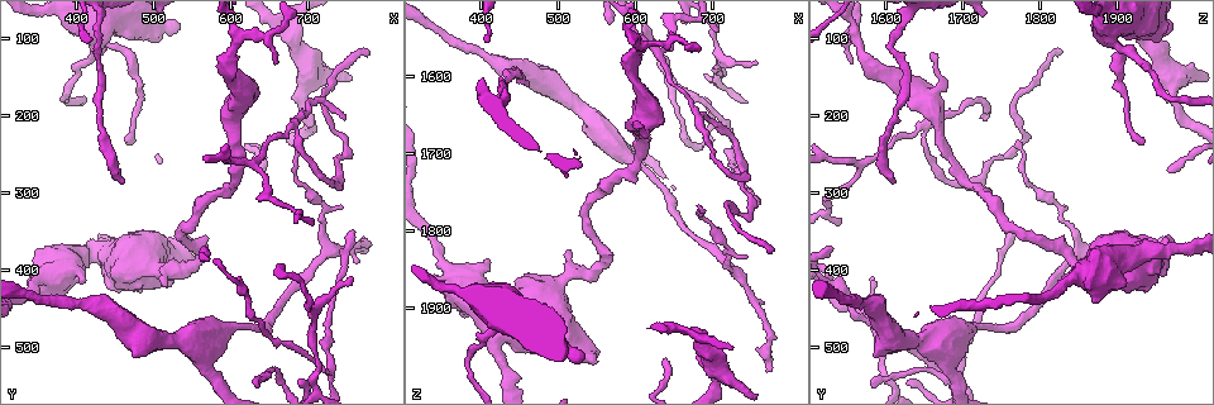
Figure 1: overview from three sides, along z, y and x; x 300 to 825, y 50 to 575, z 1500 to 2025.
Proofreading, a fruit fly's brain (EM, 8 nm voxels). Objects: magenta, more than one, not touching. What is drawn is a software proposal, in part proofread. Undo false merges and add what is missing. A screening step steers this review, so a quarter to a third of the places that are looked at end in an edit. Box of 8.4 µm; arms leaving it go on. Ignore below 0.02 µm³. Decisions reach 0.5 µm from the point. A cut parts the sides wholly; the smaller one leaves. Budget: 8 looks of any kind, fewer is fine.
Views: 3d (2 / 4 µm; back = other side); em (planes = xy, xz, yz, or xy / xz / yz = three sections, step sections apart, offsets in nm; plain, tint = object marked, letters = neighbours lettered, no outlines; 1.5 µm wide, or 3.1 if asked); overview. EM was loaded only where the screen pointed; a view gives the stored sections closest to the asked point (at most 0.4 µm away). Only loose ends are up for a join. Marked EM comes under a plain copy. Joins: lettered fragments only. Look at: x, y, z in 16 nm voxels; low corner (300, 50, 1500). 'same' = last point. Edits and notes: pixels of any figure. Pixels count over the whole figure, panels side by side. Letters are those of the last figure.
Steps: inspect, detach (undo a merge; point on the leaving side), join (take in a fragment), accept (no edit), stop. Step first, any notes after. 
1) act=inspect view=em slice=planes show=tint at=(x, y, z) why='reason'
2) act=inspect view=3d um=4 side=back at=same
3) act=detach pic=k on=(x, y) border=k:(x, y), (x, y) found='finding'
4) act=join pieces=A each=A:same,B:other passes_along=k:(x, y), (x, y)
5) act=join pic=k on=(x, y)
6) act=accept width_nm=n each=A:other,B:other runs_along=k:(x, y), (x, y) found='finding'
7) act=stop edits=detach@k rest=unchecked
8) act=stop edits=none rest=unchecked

act=inspect view=3d um=4 side=back at=(465, 235, 1935) why='an open end'

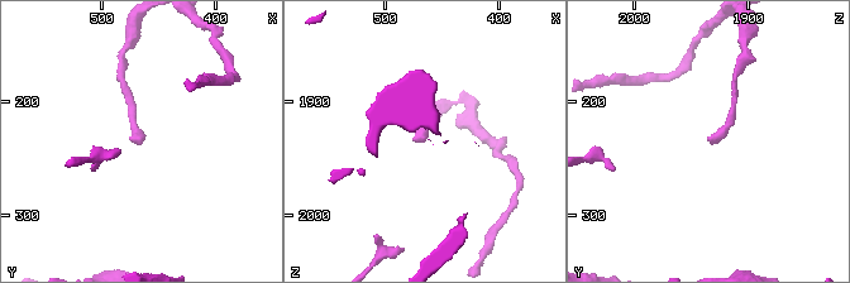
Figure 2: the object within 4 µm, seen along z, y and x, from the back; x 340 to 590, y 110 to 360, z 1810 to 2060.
act=inspect view=em slice=planes show=tint at=(466, 236, 1934) why='shape alone is not enough'

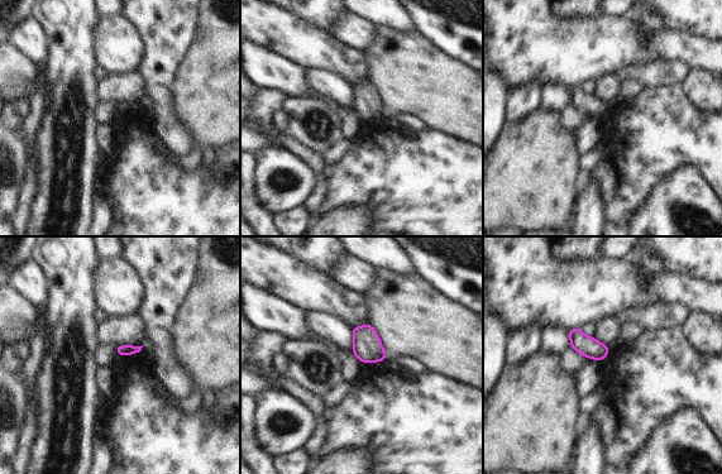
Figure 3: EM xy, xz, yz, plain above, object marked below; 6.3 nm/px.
act=inspect view=em slice=planes show=letters at=same

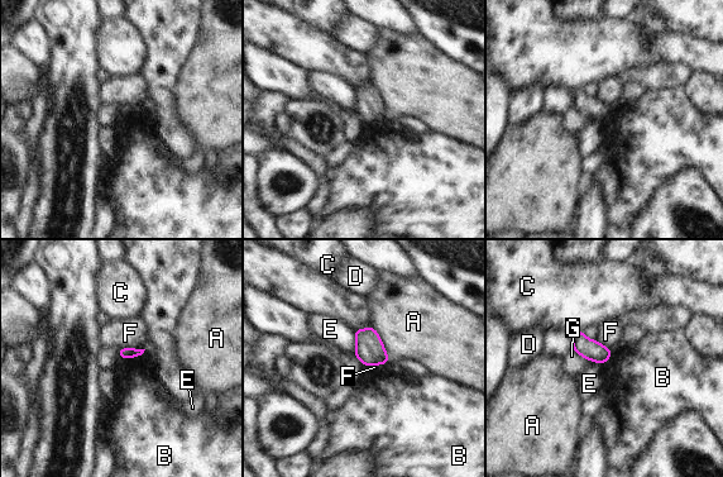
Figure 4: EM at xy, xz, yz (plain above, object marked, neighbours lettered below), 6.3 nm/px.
act=accept each=A:other,B:other,C:other,D:other,E:other,F:other,G:other border=4:(355, 330), (354, 352) found='no lettered fragment goes on from it'

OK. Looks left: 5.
act=inspect view=3d um=4 at=(545, 360, 1965) why='an open end'

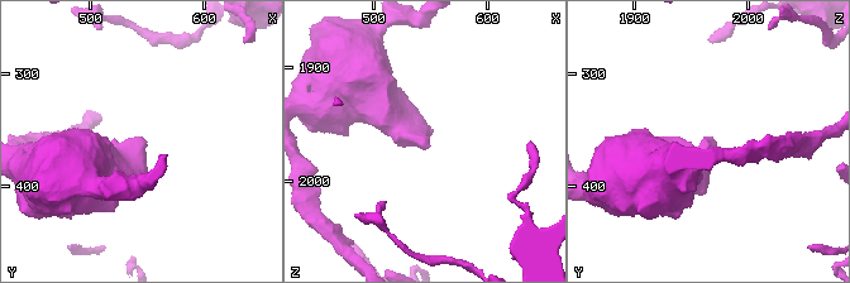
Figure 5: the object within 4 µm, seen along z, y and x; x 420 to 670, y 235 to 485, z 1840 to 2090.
act=inspect view=em slice=yz step=8 show=letters at=(542, 354, 1966) why='need the tissue'

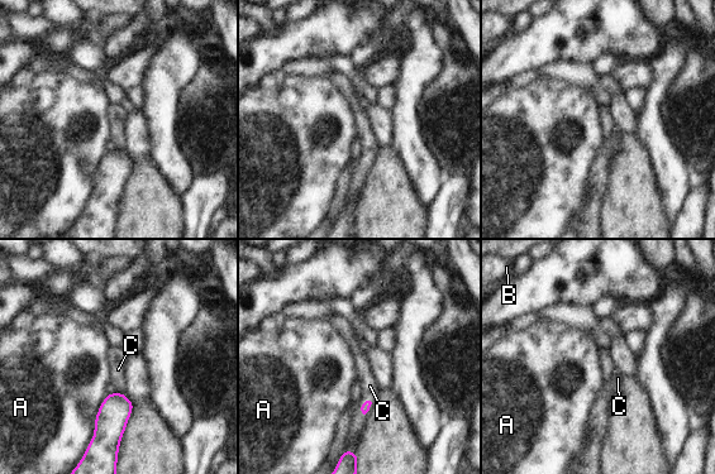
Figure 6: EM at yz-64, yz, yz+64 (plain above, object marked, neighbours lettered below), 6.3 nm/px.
act=accept each=A:other,B:other,C:other found='none of them fits'

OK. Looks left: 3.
act=inspect view=em slice=planes show=tint at=(755, 410, 1580) why='thin end'

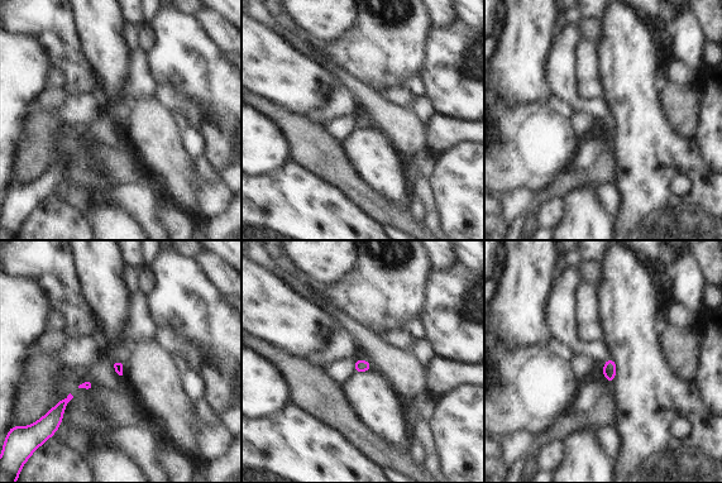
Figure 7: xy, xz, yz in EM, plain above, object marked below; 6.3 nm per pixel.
act=inspect view=em slice=planes show=letters at=same why='what lies round it'

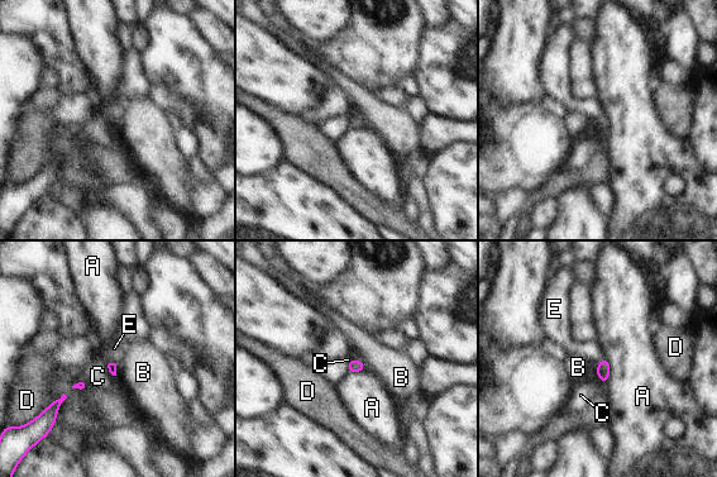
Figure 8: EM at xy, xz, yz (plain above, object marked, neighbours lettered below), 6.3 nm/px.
act=join pieces=E each=A:other,B:other,C:other,D:other,E:same passes_along=8:(603, 366), (601, 361), (592, 351) found='it goes on there'

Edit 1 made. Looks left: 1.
act=stop edits=join@8 rest=unchecked

